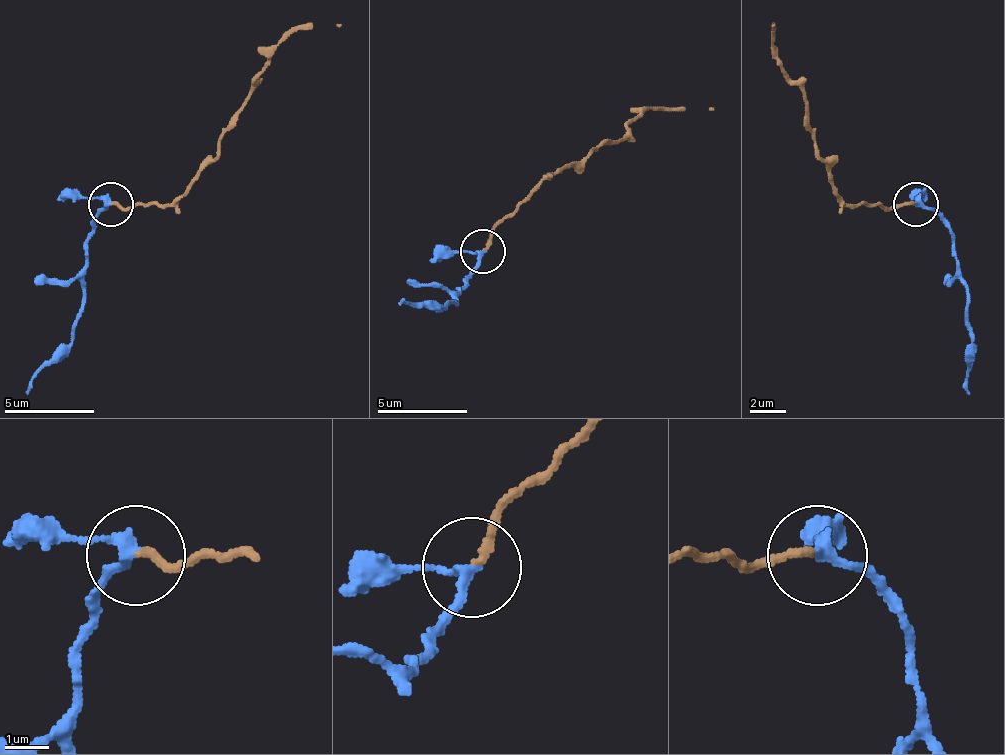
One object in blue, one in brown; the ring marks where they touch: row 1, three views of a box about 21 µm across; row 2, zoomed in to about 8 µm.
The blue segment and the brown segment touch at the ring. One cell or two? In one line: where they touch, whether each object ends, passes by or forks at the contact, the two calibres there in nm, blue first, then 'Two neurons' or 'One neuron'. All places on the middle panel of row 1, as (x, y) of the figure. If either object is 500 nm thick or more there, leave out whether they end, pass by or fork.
Place: (483, 251). At the ring blue passes by. At the ring brown ends. Thickness 220 nm (blue) against 190 nm. One neuron

